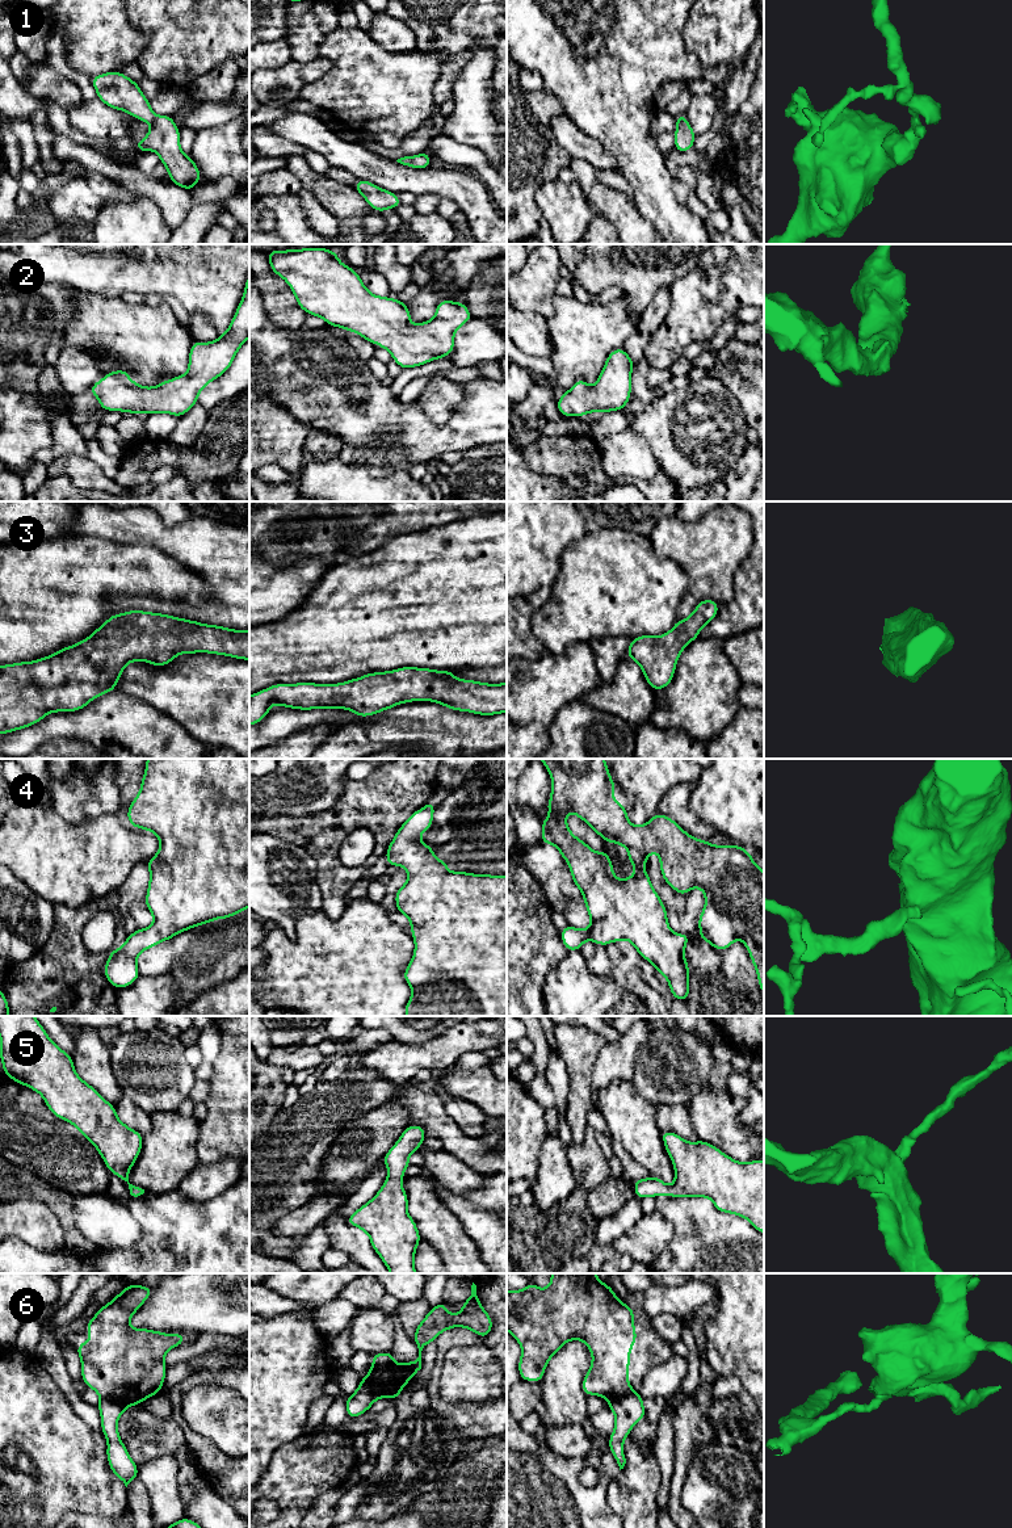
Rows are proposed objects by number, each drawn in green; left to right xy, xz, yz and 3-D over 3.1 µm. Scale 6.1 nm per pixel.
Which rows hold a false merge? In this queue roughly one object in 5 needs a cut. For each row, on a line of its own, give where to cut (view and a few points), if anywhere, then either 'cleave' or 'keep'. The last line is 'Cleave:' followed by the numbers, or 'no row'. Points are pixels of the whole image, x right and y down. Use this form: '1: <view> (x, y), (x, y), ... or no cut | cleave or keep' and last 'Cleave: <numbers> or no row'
1: no cut | keep
2: no cut | keep
3: no cut | keep
4: no cut | keep
5: no cut | keep
6: yz (637, 1392), (609, 1401) | cleave
Cleave: 6

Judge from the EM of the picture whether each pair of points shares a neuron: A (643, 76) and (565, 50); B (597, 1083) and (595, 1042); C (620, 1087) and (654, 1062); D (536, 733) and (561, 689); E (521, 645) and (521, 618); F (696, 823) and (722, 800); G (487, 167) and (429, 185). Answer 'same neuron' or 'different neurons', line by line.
A: same neuron
B: different neurons
C: different neurons
D: different neurons
E: same neuron
F: different neurons
G: different neurons

